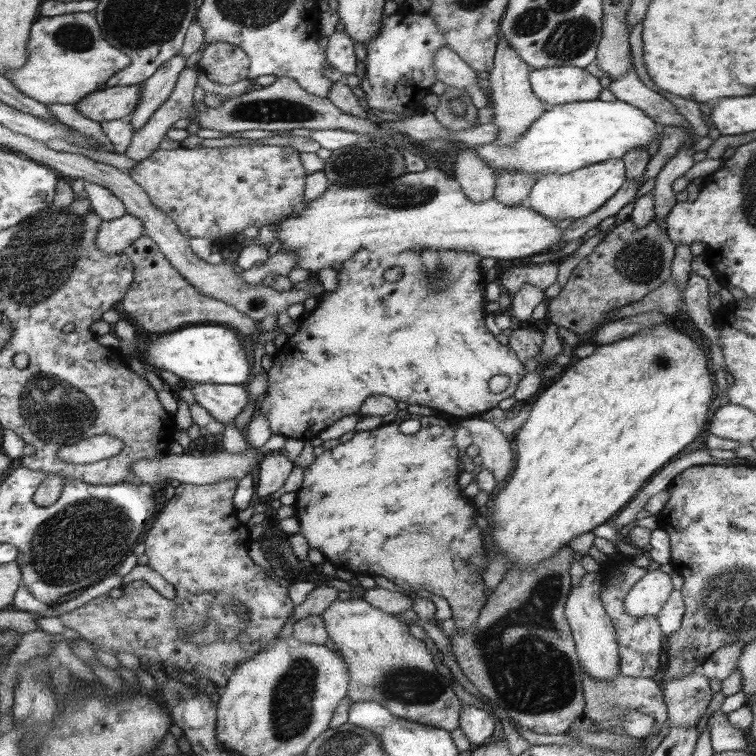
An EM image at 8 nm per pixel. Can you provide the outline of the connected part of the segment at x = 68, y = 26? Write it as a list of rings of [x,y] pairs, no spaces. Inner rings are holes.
[[[87,12],[41,18],[31,28],[29,62],[9,76],[9,82],[23,94],[41,104],[75,106],[85,96],[91,96],[105,82],[113,80],[117,72],[129,68],[131,58],[117,46],[111,46],[101,36],[97,18]]]

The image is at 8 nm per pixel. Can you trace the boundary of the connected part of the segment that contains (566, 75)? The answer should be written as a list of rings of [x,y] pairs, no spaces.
[[[541,68],[529,72],[529,86],[533,94],[545,102],[545,106],[577,104],[597,100],[601,86],[595,76],[581,68]]]

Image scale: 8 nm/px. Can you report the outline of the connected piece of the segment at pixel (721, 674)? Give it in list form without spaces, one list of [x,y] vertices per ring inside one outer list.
[[[735,642],[735,644],[715,650],[711,656],[707,656],[703,664],[699,664],[697,670],[707,678],[717,678],[717,680],[727,678],[737,668],[737,660],[743,646],[745,646],[743,642]]]

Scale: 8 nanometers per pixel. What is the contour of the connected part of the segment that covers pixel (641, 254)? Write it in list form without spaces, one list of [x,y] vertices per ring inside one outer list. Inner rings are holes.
[[[631,220],[619,224],[615,230],[611,230],[601,242],[599,246],[589,252],[571,272],[571,276],[567,278],[565,286],[561,288],[561,292],[551,298],[547,302],[547,320],[551,324],[555,324],[557,328],[567,328],[577,336],[583,336],[587,332],[593,332],[595,328],[601,328],[601,320],[609,314],[615,312],[621,306],[629,306],[633,302],[639,302],[643,296],[647,296],[649,292],[653,292],[655,288],[659,288],[661,284],[665,284],[669,280],[669,270],[671,270],[671,262],[675,256],[675,244],[667,238],[665,234],[665,220],[663,222],[649,222],[649,226],[645,228],[637,228]]]

